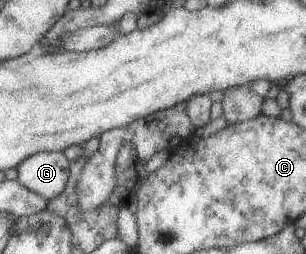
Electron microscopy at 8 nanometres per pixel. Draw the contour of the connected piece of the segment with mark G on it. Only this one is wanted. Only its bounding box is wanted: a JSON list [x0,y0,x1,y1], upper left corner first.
[18,151,70,202]

